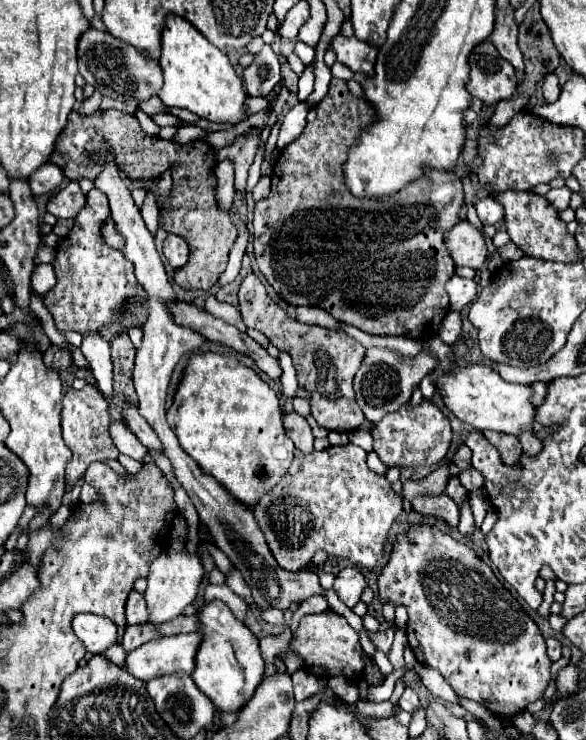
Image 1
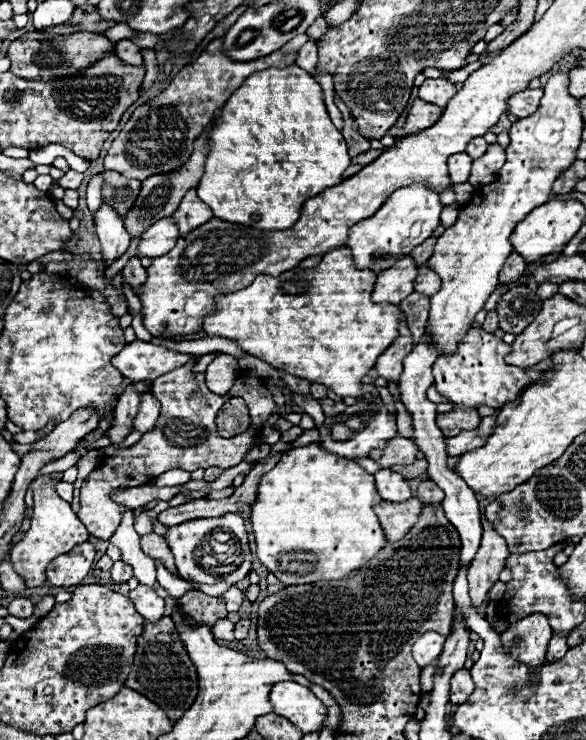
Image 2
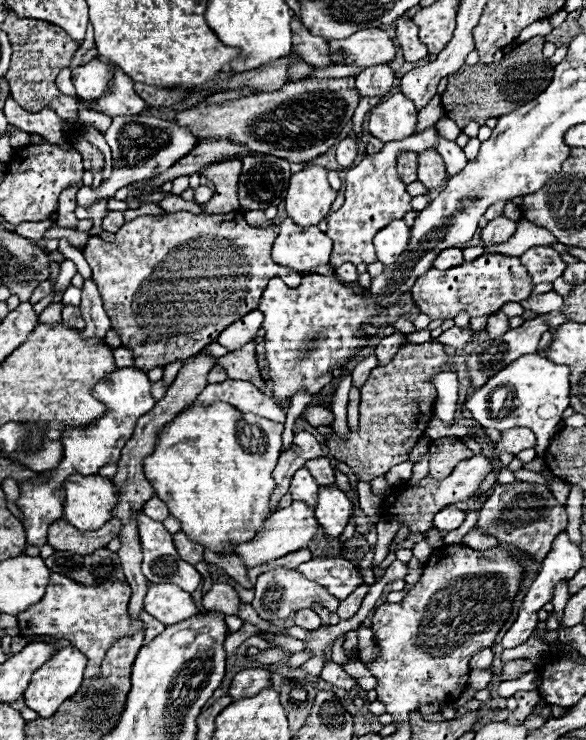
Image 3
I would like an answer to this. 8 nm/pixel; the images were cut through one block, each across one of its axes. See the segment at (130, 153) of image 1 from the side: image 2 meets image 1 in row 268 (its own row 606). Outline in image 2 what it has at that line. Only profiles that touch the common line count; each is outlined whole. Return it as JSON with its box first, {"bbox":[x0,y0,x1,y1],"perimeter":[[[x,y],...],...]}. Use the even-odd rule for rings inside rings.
{"bbox":[178,590,228,626],"perimeter":[[[198,590],[186,592],[180,600],[178,606],[182,608],[182,612],[194,622],[194,624],[206,624],[206,626],[214,626],[216,620],[226,618],[228,610],[224,606],[224,602],[220,598],[214,596],[206,596]]]}

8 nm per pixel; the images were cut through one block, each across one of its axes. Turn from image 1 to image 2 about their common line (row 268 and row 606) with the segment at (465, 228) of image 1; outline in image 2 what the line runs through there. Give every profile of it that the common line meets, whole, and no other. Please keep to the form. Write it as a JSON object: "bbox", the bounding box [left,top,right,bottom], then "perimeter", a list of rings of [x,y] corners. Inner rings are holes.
{"bbox":[468,516,510,608],"perimeter":[[[482,516],[482,544],[468,568],[470,582],[470,598],[474,608],[478,608],[486,598],[488,590],[494,582],[498,582],[498,574],[506,568],[506,558],[510,556],[506,548],[506,540],[494,530],[494,526]]]}

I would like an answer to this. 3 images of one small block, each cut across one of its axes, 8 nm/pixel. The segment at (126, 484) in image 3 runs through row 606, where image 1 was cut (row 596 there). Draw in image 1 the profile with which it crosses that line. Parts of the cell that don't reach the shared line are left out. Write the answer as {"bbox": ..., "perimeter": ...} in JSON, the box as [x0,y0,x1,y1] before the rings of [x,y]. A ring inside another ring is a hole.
{"bbox":[126,590,148,624],"perimeter":[[[136,590],[130,592],[128,602],[126,602],[126,622],[128,622],[128,624],[144,624],[144,622],[148,622],[146,600],[144,600],[144,596],[138,594]]]}

